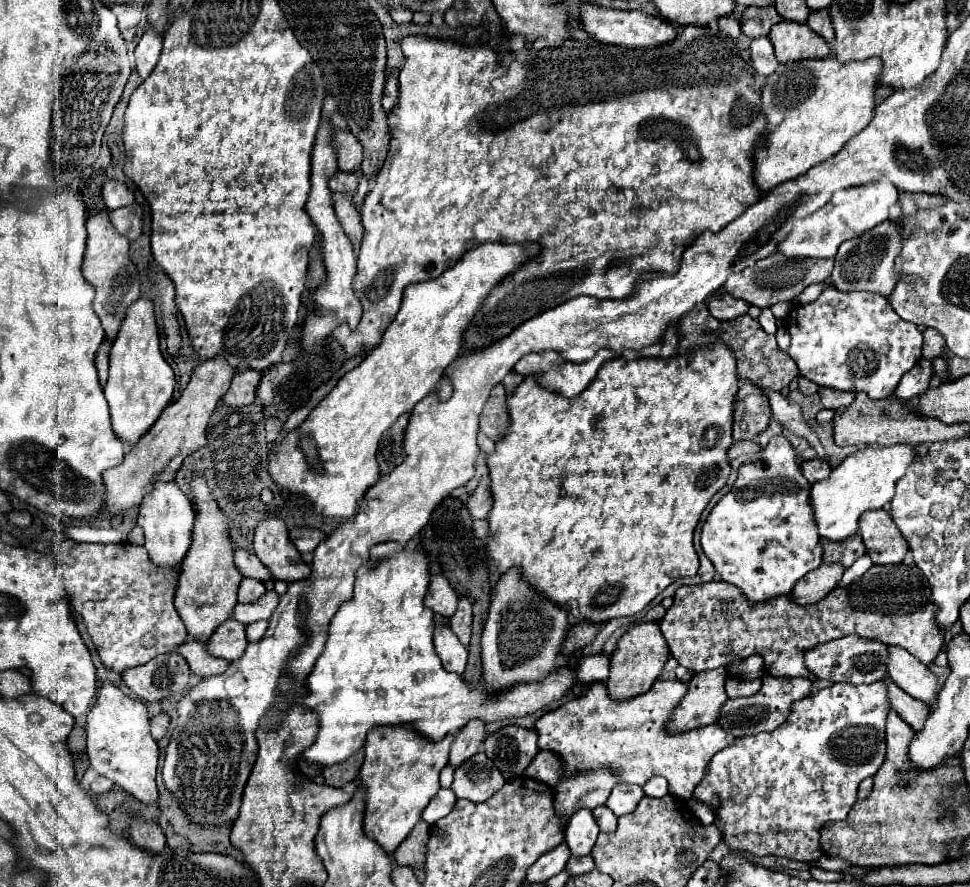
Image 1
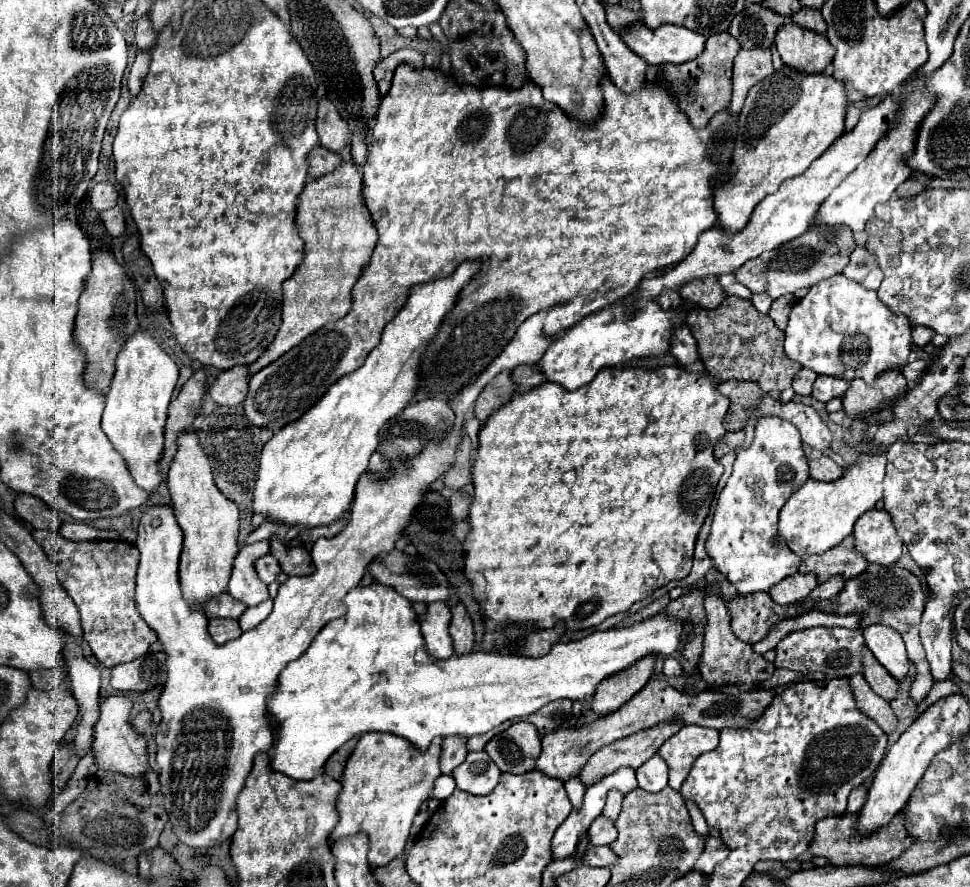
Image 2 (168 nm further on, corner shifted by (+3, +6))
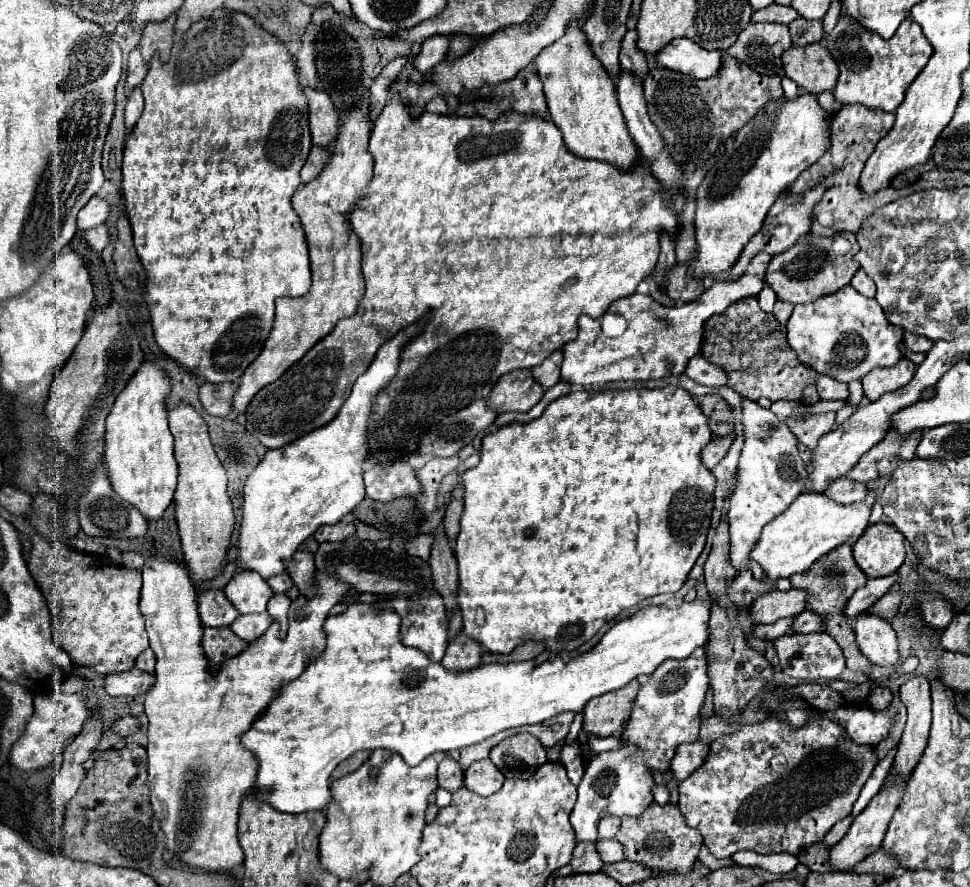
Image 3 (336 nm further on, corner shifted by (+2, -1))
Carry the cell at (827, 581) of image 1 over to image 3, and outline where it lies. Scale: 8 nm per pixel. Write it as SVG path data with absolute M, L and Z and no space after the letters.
M791 588L789 592L773 592L773 596L761 596L751 608L753 624L773 624L779 618L789 618L805 610L805 590Z

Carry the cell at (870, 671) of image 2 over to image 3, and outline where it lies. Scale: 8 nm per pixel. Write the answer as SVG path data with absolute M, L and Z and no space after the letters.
M847 544L835 548L833 552L829 552L827 556L823 556L817 564L815 564L815 572L809 572L809 574L801 574L801 576L791 576L789 578L793 588L803 588L807 592L807 608L817 612L819 616L825 618L825 628L823 632L827 632L829 636L833 636L833 640L839 644L839 648L843 650L845 658L847 658L847 666L851 670L857 670L857 672L863 672L863 674L869 674L869 668L871 668L871 662L865 660L865 656L861 656L855 640L853 640L853 628L851 624L847 622L847 616L843 614L843 608L845 604L849 602L849 598L853 596L853 592L861 586L867 584L867 576L865 572L861 572L861 568L855 564L853 560L853 554L851 554L851 548Z

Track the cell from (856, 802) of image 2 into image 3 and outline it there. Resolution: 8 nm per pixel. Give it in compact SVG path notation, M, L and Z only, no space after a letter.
M847 816L847 820L841 820L841 824L835 824L835 826L827 832L827 836L823 838L823 844L825 844L827 848L835 846L835 844L845 836L845 832L847 832L849 826L851 826L851 822L853 822L853 818Z

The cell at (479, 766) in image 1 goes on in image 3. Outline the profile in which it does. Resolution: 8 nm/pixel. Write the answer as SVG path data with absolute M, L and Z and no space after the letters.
M481 760L481 762L471 764L469 770L465 770L463 782L471 792L479 796L491 796L503 786L503 780L505 776L491 760Z

